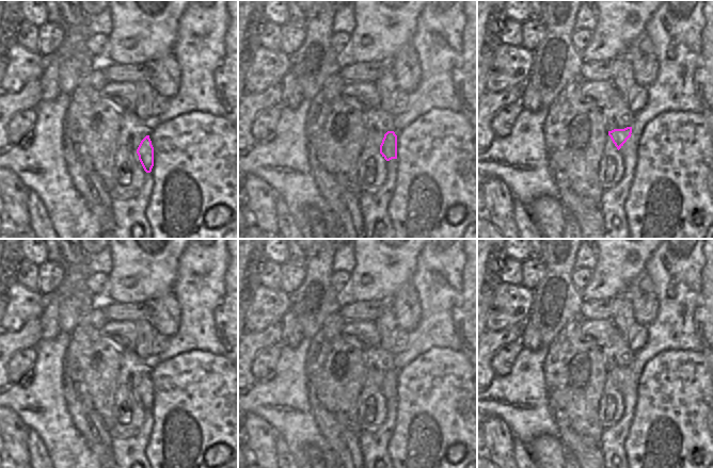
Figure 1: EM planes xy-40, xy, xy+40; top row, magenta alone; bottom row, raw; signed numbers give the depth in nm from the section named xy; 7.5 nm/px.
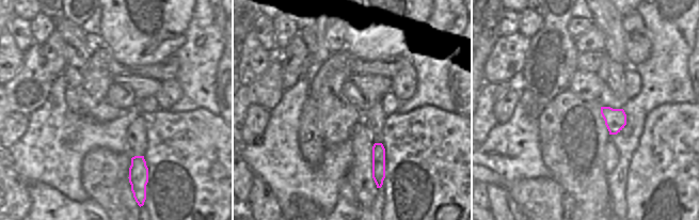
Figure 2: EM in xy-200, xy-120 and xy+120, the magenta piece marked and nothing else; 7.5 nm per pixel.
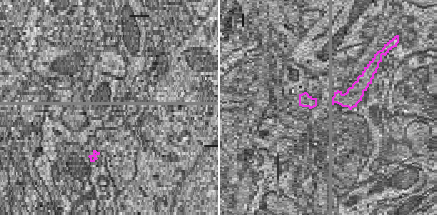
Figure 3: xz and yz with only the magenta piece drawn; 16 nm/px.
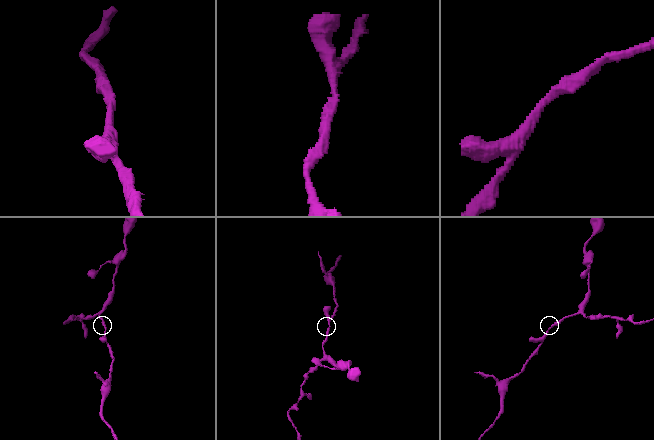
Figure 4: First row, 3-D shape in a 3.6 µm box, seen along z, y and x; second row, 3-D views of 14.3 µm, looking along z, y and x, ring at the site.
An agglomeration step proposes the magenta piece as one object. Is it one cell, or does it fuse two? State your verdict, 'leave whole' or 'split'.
leave whole

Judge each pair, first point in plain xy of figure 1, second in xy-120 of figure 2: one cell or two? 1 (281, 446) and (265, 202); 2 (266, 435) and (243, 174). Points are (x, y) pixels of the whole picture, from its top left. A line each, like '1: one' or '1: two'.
1: one
2: one

